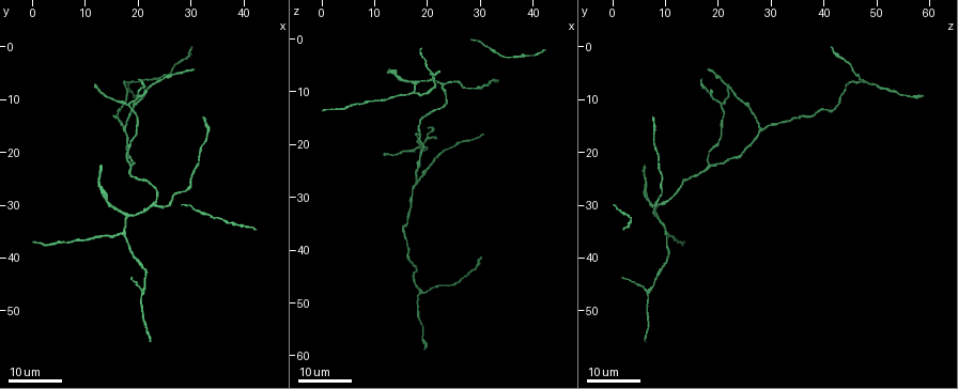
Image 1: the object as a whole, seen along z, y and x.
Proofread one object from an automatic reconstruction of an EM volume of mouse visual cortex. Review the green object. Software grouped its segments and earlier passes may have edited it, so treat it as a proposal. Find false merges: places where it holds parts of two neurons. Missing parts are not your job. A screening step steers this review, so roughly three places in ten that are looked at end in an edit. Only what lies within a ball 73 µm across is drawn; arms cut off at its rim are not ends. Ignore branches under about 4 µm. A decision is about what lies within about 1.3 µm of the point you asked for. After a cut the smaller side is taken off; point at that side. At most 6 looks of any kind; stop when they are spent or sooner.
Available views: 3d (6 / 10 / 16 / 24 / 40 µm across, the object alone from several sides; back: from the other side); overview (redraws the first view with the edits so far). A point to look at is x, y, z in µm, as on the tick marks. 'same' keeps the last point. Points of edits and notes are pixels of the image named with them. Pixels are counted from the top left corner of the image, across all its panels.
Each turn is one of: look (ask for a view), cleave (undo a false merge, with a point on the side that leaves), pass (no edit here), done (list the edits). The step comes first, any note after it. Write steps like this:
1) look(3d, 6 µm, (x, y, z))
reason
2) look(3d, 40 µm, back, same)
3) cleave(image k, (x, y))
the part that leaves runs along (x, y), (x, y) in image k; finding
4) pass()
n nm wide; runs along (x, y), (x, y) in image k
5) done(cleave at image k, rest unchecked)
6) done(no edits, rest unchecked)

look(3d, 24 µm, (17.5, 16.0, 27.5))
three-way junction

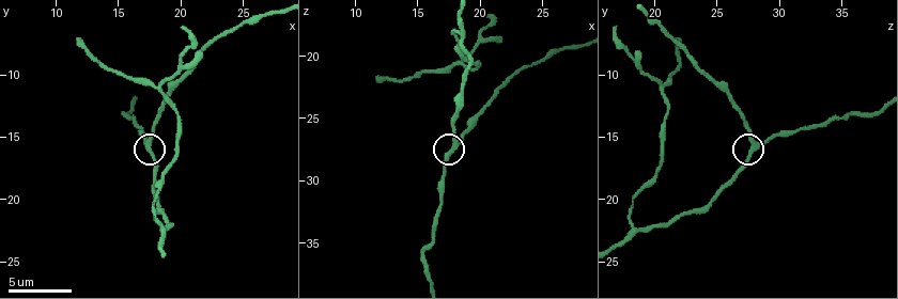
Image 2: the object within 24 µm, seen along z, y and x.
look(3d, 6 µm, (17.4, 15.6, 27.8))

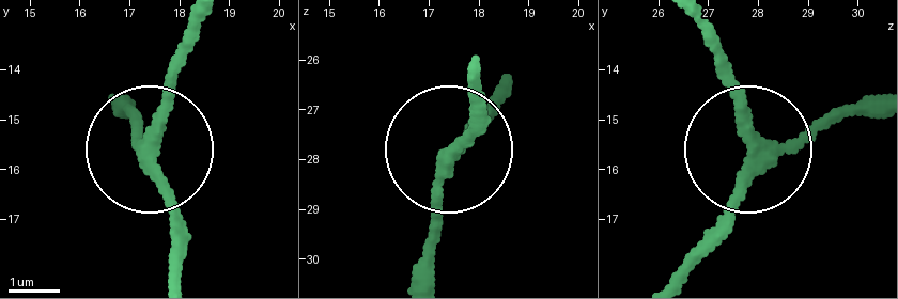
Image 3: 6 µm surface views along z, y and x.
pass()
3 arms; runs along (672, 278), (736, 188), (753, 137), (702, 22) in image 3; all the same neuron

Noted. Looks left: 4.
look(3d, 16 µm, (22.5, 30.0, 9.0))
arms part here

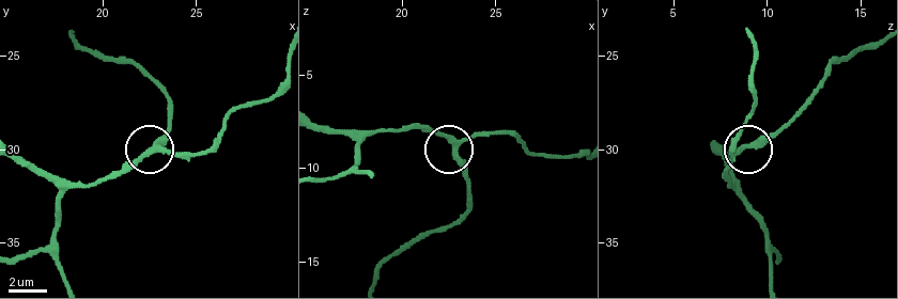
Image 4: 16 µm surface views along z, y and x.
look(3d, 6 µm, (22.7, 30.0, 8.5))
closer look

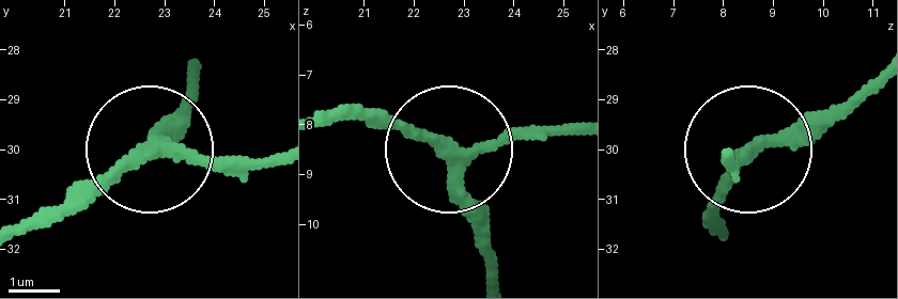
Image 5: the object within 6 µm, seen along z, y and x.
pass()
side arm 28 µm; runs along (873, 79), (732, 159) in image 5; continuous, no second neuron

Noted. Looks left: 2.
look(3d, 16 µm, (17.5, 32.0, 8.5))
a fork

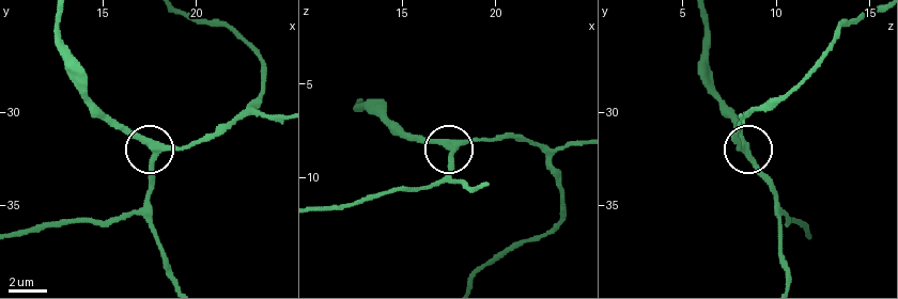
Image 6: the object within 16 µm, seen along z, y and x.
look(3d, 6 µm, (17.7, 31.8, 8.3))
closer look

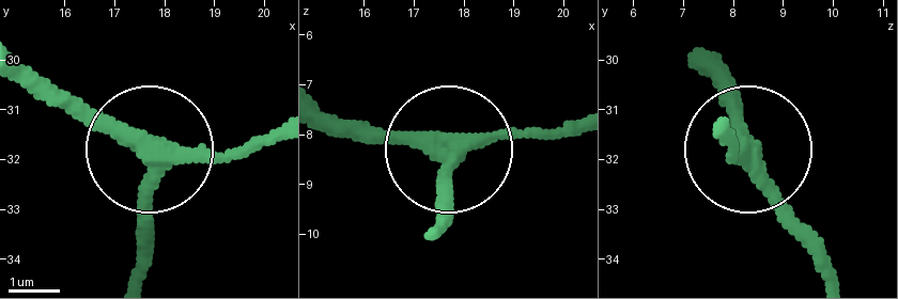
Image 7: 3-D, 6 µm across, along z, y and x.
pass()
side arm 13 µm; runs along (581, 131), (376, 143), (342, 131) in image 7; one neuron here

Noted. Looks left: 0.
done(no edits, rest unchecked)

